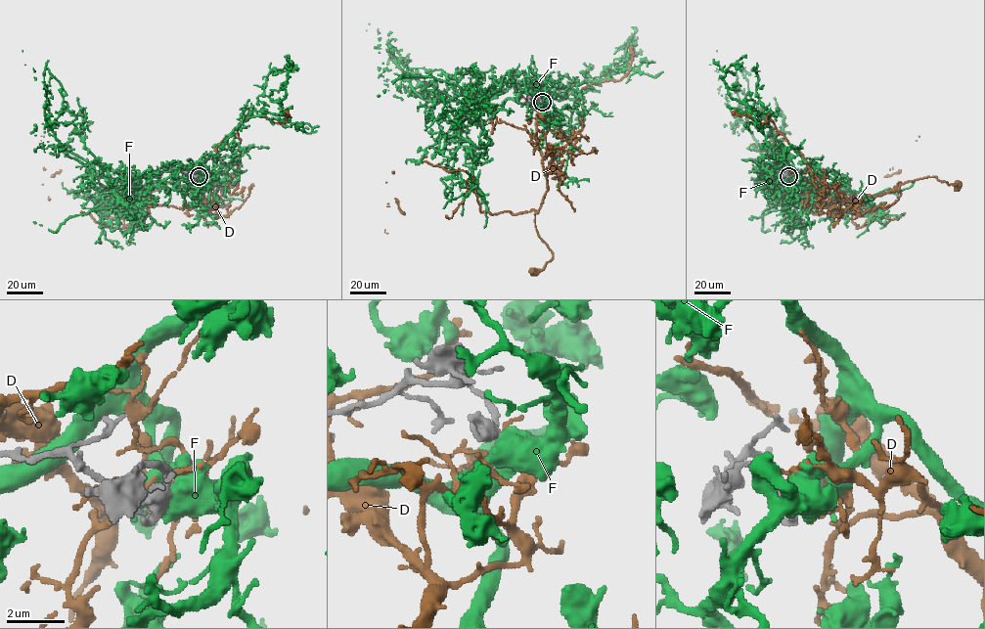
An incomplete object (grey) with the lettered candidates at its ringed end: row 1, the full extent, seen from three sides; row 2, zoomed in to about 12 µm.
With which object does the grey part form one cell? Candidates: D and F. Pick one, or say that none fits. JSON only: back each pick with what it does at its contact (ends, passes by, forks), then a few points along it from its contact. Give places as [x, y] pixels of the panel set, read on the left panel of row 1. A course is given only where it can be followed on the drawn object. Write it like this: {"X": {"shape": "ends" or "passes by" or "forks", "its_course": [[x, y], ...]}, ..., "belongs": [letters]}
{"F": {"shape": "passes by", "its_course": [[199, 176], [163, 171], [118, 198], [103, 176], [61, 148], [45, 120], [50, 97], [22, 50]]}, "belongs": ["F"]}

